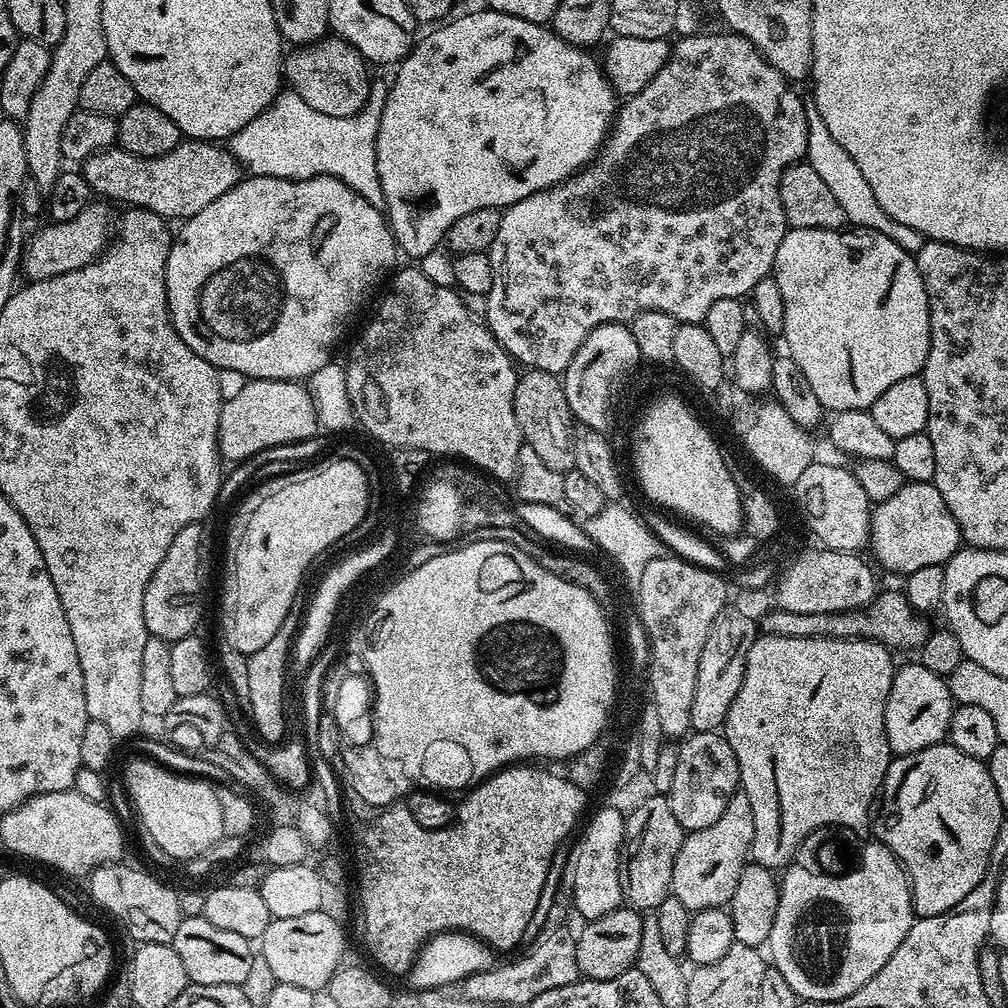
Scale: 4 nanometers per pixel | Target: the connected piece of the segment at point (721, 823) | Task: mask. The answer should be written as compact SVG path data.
M737 790L726 802L726 810L710 826L702 830L694 830L685 835L682 846L678 850L678 858L674 858L674 878L672 879L671 895L682 902L693 913L707 908L724 908L734 894L734 886L738 886L738 878L742 878L742 870L749 863L754 838L754 810L750 806L750 798L742 790Z

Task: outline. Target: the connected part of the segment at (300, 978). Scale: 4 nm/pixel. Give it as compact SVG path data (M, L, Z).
M318 911L302 914L299 918L278 918L266 926L266 934L258 941L258 952L266 958L274 978L281 984L302 986L313 990L327 989L330 978L345 963L344 932L341 921L330 918L326 913Z

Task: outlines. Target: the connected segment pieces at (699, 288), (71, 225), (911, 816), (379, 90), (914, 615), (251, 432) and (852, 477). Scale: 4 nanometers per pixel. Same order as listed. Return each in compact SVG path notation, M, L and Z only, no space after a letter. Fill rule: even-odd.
M682 36L671 45L668 61L652 81L637 96L629 96L619 105L615 121L604 147L596 153L591 164L580 169L569 180L553 188L530 194L522 202L514 202L500 214L498 235L488 252L494 266L494 286L486 297L488 329L508 355L525 369L537 368L563 374L570 366L578 346L586 342L586 334L603 324L631 322L635 316L650 310L670 314L681 324L703 324L706 313L718 298L740 300L747 297L776 267L778 246L788 232L786 214L782 210L780 183L782 174L792 164L799 164L808 155L808 112L791 92L790 81L744 36Z
M104 202L90 203L86 210L82 210L82 214L70 218L70 222L48 222L41 232L36 232L33 236L31 233L30 239L22 249L23 275L25 272L29 281L45 280L70 274L70 270L78 270L90 262L99 260L114 232L114 216L112 220L112 212L107 207L111 208Z
M947 742L926 746L926 750L914 754L896 756L886 770L882 802L883 798L884 829L879 839L904 865L912 885L913 913L917 917L933 916L958 906L988 872L990 850L994 838L998 838L998 826L1002 826L1006 818L1006 810L1002 802L998 802L998 790L994 790L994 782L990 782L987 763L962 754L962 750Z
M373 77L368 85L365 108L346 118L321 114L307 106L296 92L281 91L270 107L256 115L228 140L228 150L241 167L254 176L308 180L330 176L346 182L357 194L376 208L384 208L382 182L378 180L377 136L381 114L389 96L390 84L385 78Z
M881 591L865 608L853 612L834 614L794 614L794 610L773 607L764 617L759 617L758 628L765 636L774 638L834 638L835 640L875 640L889 650L912 648L918 650L926 642L930 625L921 613L915 612L903 591Z
M245 379L242 390L220 405L218 442L225 461L239 462L267 448L310 440L320 431L311 391L294 380Z
M813 462L794 486L796 504L808 523L808 528L832 552L859 553L867 549L872 534L873 505L866 498L866 490L858 486L855 471L839 468L836 464Z

